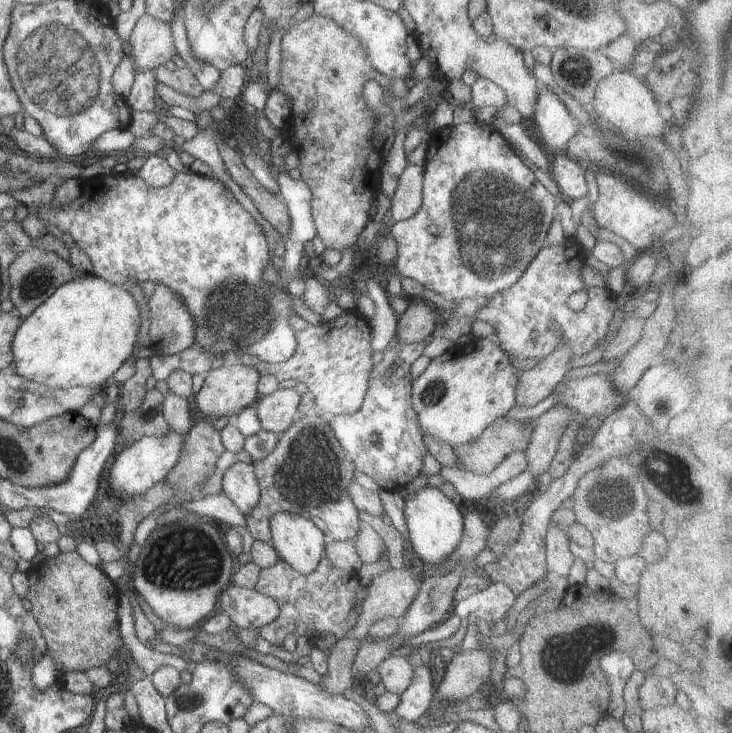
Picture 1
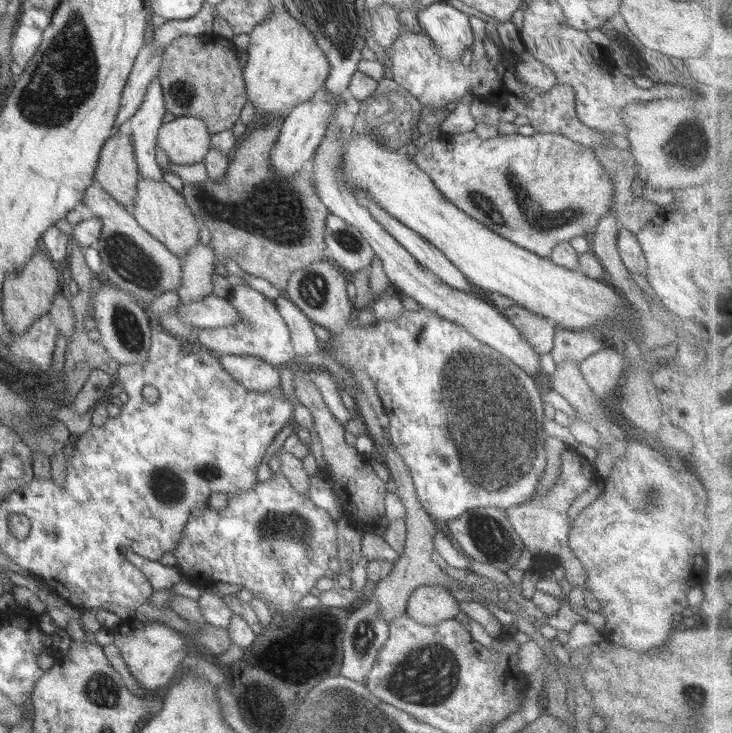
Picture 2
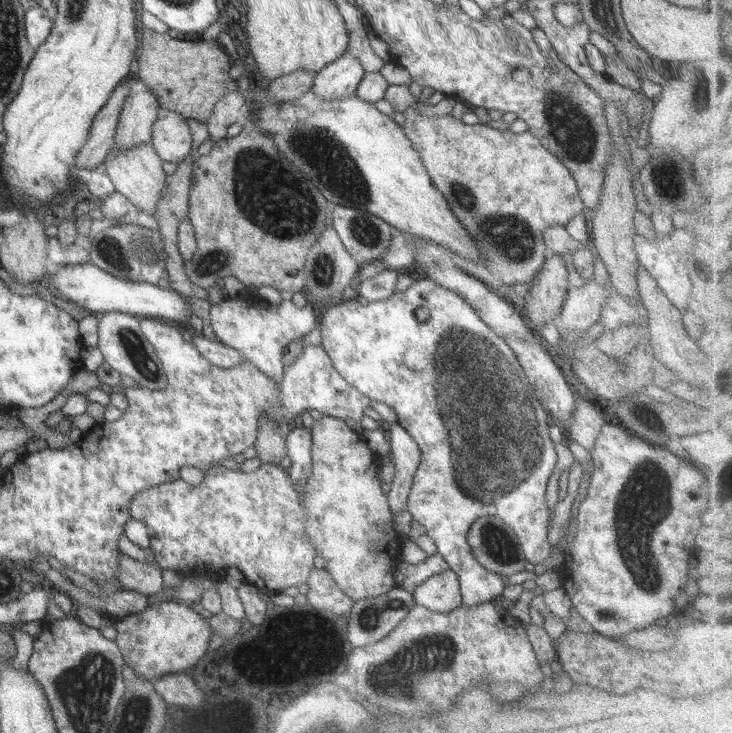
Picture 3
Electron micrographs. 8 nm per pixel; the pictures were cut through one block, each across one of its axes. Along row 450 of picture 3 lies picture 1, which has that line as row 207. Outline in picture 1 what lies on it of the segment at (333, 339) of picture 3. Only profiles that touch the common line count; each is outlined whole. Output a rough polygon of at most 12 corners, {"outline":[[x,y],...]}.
{"outline":[[431,132],[396,268],[445,299],[516,284],[556,220],[499,132]]}

